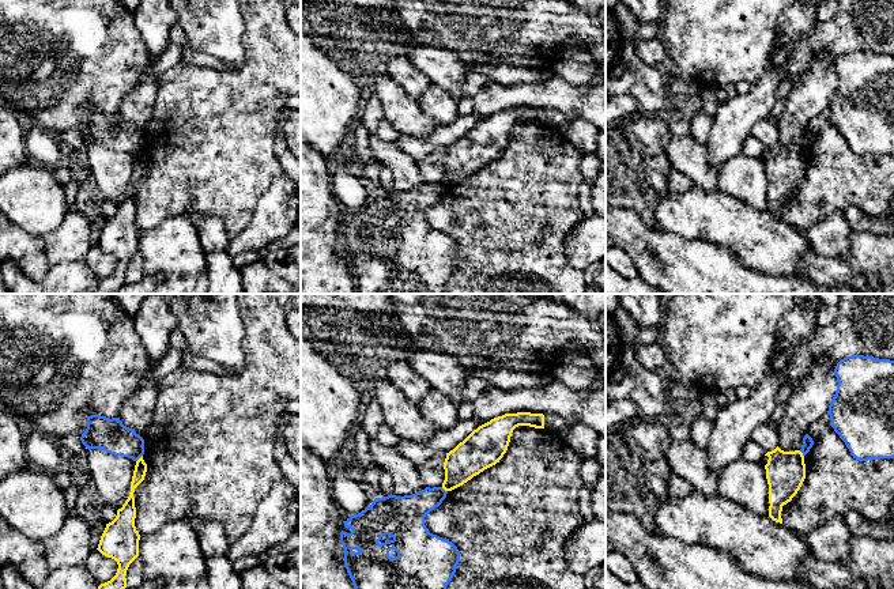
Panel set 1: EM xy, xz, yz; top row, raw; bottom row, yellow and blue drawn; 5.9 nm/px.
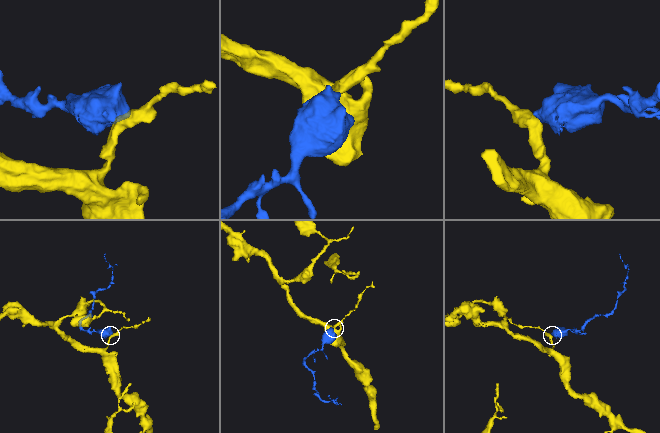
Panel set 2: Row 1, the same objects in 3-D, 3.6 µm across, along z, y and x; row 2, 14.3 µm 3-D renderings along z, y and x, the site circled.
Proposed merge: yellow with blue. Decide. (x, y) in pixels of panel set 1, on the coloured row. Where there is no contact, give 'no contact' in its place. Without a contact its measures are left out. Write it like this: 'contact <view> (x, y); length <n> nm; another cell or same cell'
contact xy (139, 459); length 60 nm; another cell

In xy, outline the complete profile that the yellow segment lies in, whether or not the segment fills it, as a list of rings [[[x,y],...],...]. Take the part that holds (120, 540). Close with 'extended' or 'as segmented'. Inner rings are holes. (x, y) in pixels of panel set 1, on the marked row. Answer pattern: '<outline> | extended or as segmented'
[[[143,456],[136,461],[131,492],[121,509],[117,510],[116,518],[106,524],[101,536],[98,551],[117,562],[118,569],[116,575],[98,586],[98,589],[125,589],[127,570],[129,565],[139,556],[140,535],[135,526],[136,507],[135,507],[135,488],[144,480],[147,464]]] | as segmented

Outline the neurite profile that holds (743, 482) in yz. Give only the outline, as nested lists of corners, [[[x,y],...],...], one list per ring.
[[[731,461],[720,473],[718,495],[758,516],[769,516],[769,484],[762,462]]]

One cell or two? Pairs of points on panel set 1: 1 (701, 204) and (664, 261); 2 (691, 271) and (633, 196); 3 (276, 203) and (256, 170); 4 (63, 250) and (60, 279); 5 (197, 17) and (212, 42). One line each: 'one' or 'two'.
1: two
2: two
3: two
4: two
5: one

